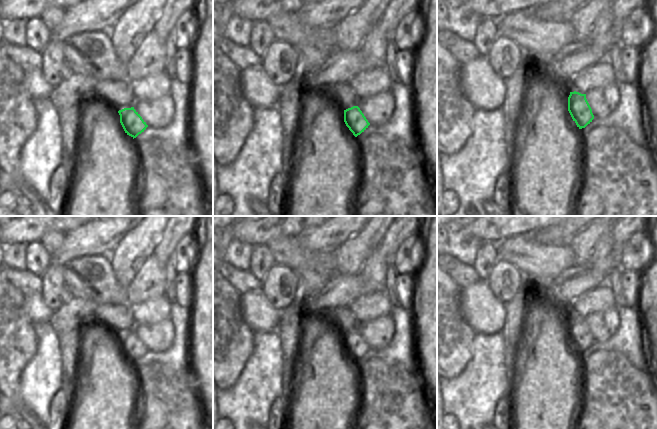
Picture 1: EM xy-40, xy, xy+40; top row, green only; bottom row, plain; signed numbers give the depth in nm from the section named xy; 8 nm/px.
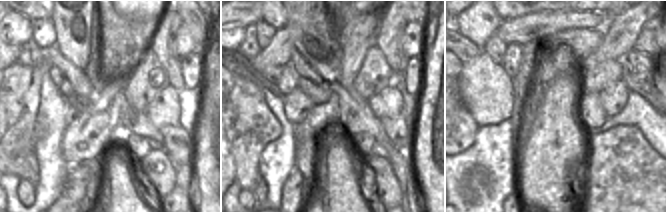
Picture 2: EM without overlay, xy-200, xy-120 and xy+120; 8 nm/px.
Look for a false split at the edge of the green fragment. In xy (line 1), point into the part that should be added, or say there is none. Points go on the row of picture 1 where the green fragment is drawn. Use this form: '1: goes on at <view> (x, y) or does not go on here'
1: does not go on here

